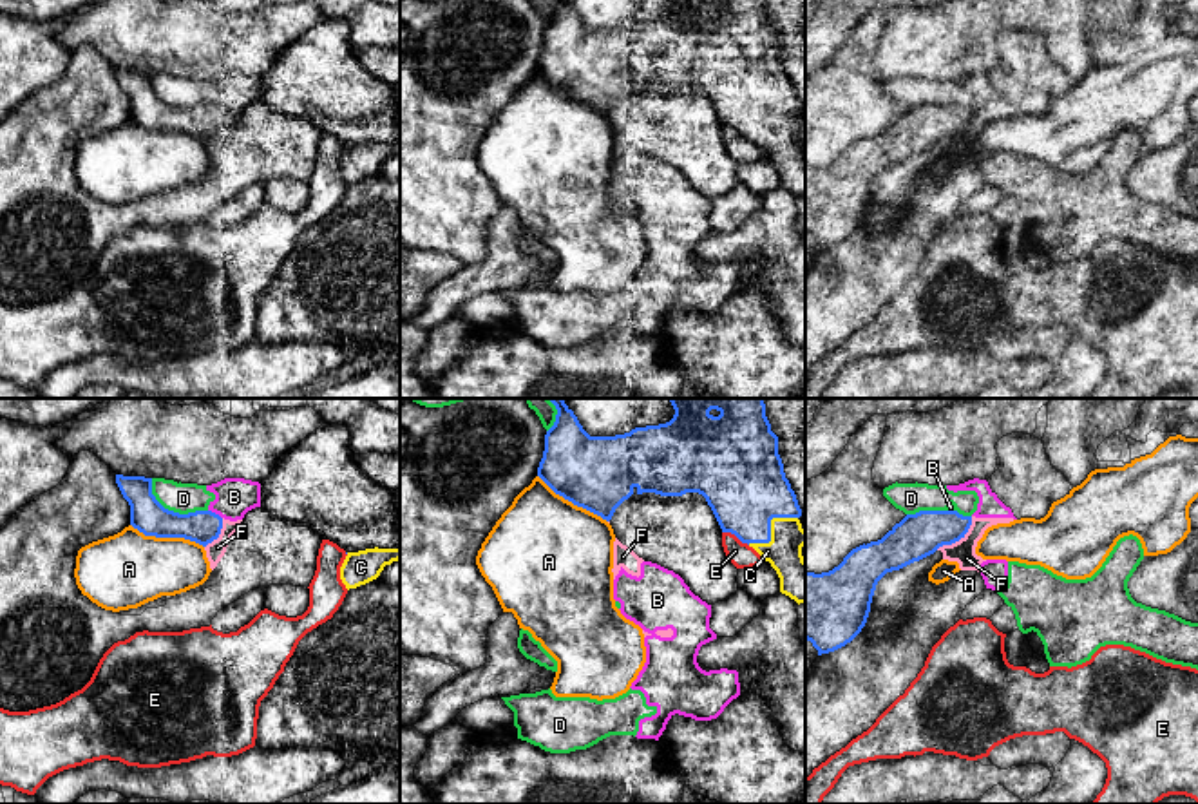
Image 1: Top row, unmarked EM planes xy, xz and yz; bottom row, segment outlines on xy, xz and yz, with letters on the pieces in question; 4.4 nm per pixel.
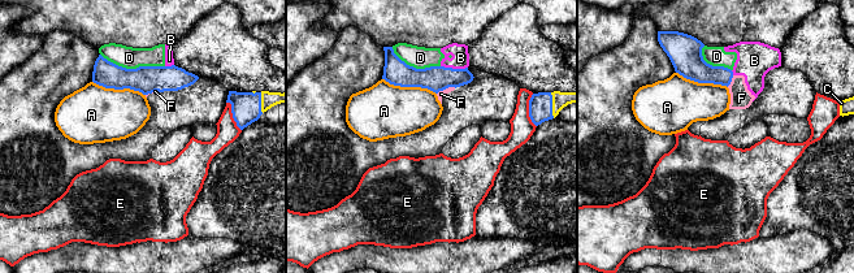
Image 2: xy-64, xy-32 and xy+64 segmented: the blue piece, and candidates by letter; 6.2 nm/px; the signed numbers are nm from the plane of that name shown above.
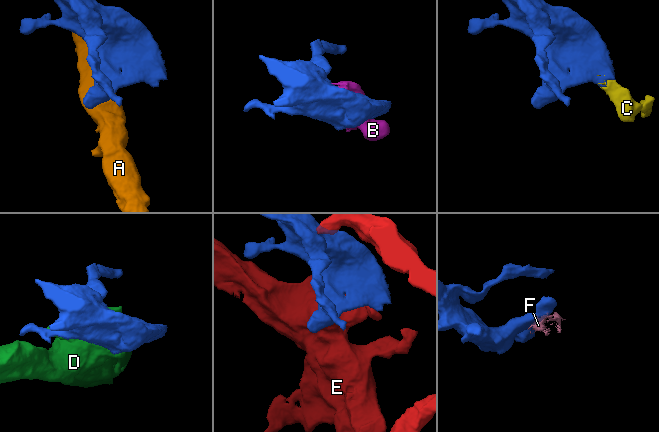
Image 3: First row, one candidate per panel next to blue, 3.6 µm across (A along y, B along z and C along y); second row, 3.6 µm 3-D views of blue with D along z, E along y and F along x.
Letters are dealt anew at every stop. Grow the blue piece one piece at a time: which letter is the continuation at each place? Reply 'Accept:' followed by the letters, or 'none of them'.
Accept: C, F

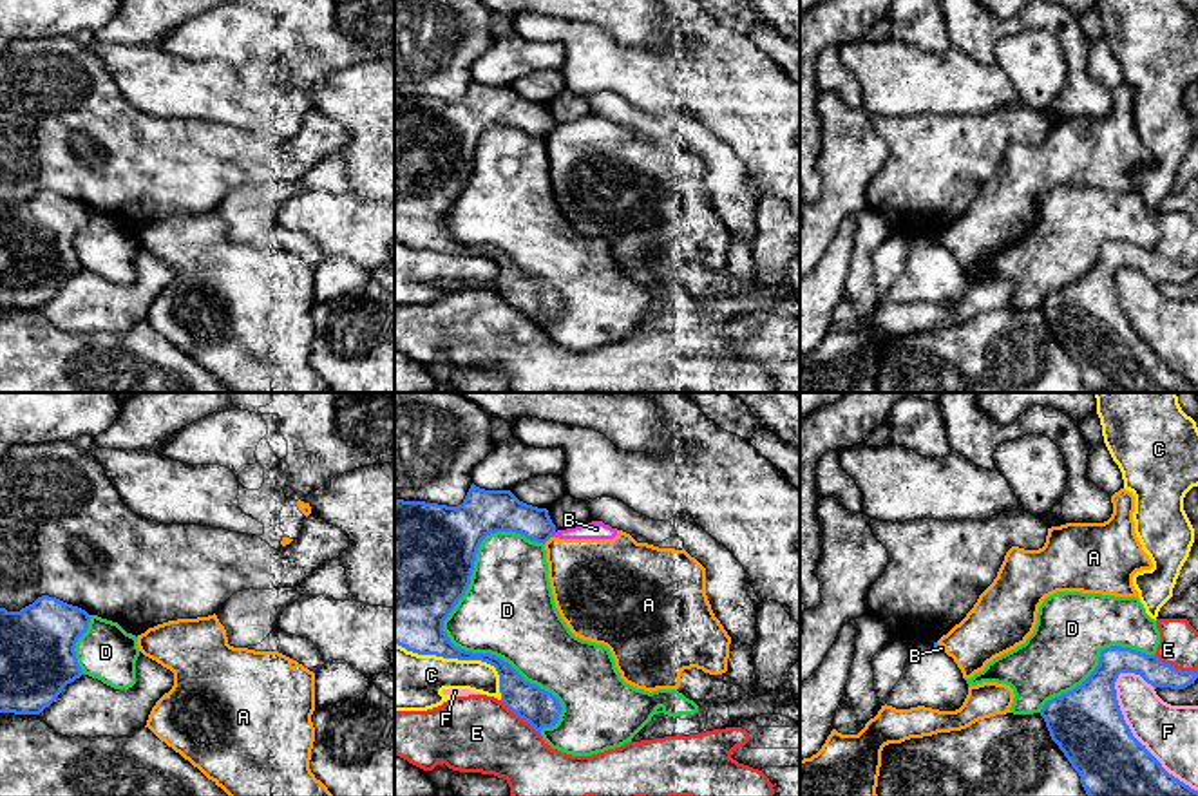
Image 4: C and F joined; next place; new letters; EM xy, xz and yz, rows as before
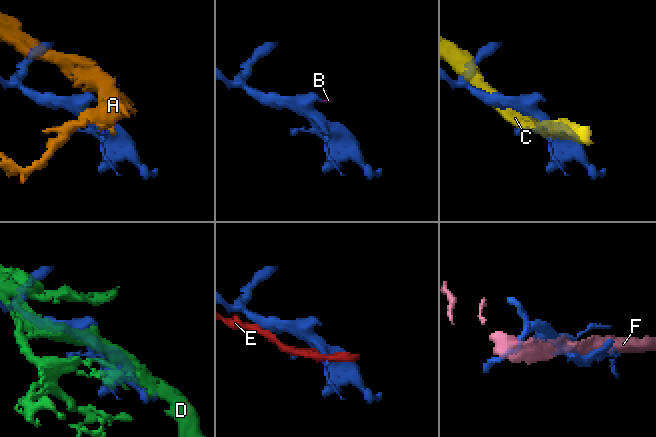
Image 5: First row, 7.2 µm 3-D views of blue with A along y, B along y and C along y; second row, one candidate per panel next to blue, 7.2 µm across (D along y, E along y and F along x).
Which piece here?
Accept: none of them

